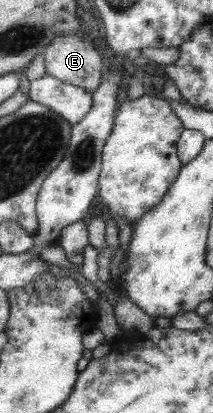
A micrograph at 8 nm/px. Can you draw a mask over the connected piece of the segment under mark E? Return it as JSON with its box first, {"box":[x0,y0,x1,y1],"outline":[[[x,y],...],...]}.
{"box":[44,35,100,92],"outline":[[[64,35],[52,39],[44,48],[45,72],[68,84],[94,92],[100,84],[99,52],[85,36]]]}

